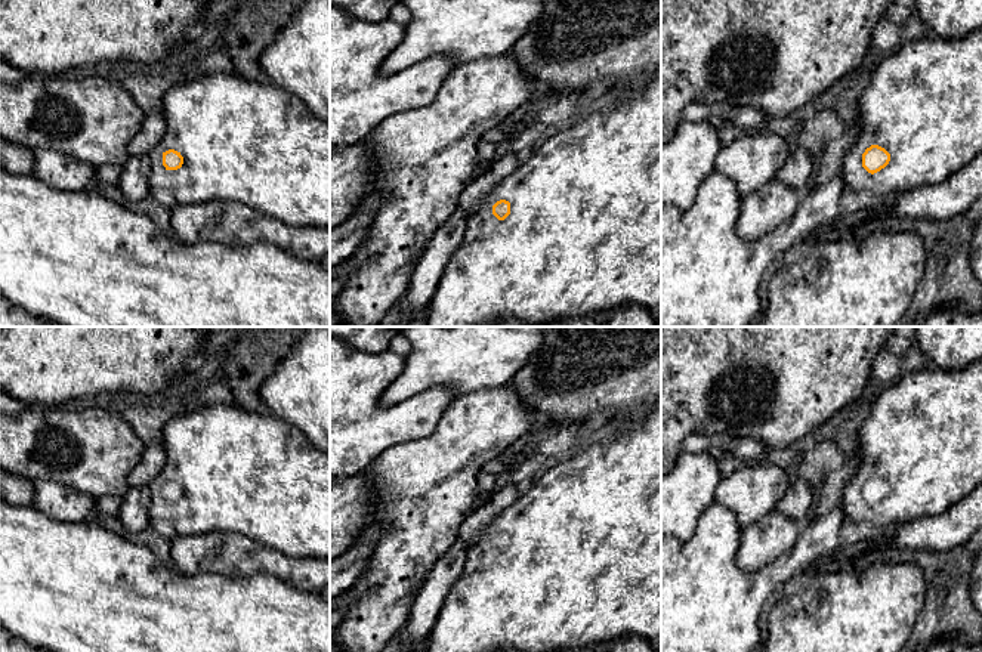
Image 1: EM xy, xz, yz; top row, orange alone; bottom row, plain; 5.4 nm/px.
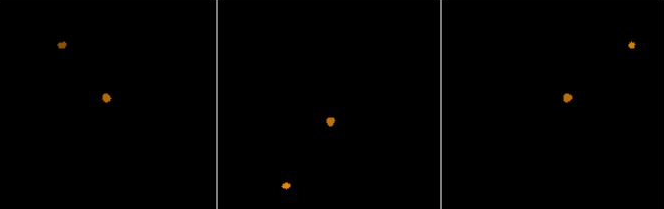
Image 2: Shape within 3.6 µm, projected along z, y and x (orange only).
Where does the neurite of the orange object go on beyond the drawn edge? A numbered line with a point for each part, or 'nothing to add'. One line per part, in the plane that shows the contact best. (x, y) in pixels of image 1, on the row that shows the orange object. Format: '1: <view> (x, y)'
1: yz (923, 104)

